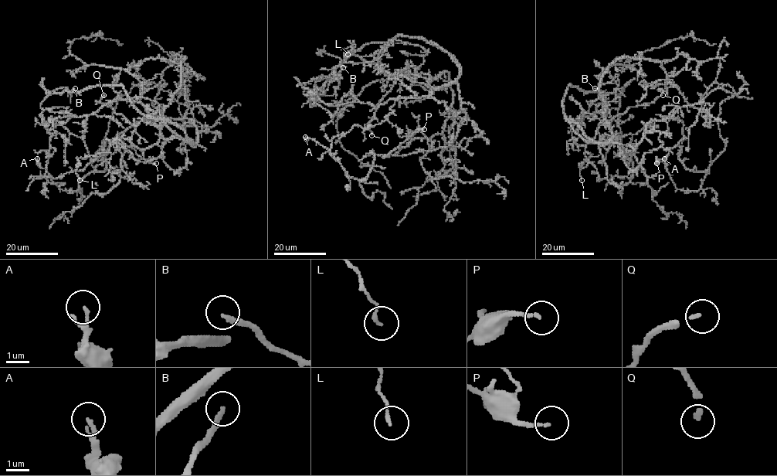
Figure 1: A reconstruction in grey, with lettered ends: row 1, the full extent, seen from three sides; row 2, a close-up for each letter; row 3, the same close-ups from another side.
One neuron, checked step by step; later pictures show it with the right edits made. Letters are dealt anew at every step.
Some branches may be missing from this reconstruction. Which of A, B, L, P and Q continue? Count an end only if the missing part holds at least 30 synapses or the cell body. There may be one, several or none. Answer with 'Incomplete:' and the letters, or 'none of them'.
Incomplete: B, Q

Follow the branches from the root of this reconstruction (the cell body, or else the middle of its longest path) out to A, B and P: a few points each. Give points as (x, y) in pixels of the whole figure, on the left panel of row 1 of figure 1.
A: (181, 138), (198, 140), (188, 119), (134, 122), (105, 142), (105, 170), (76, 191), (37, 158)
B: (181, 138), (191, 142), (174, 124), (143, 115), (121, 86), (47, 93), (66, 87), (70, 94), (75, 88)
P: (181, 138), (193, 146), (198, 140), (195, 126), (188, 119), (134, 122), (118, 136), (142, 158), (156, 163)

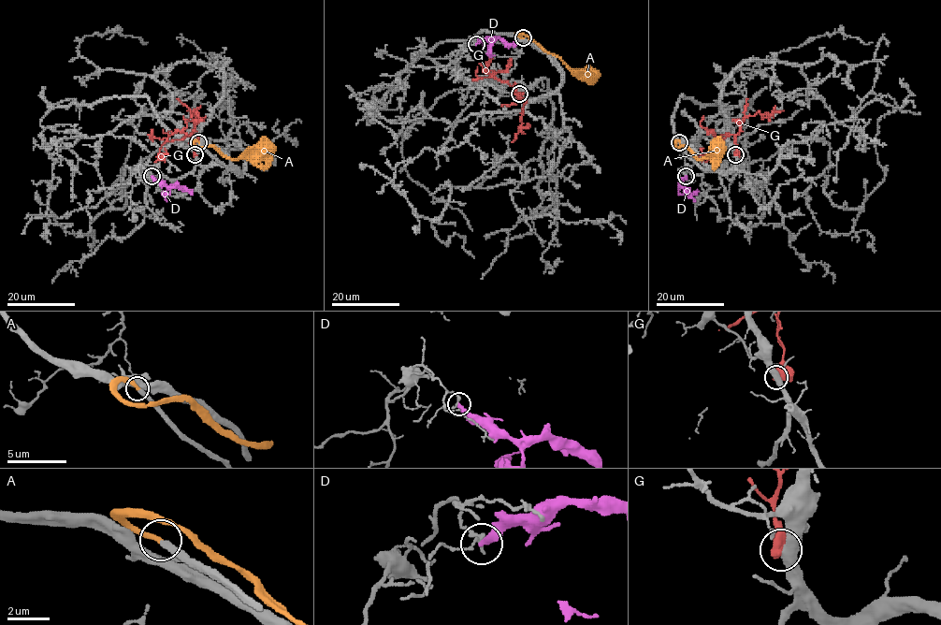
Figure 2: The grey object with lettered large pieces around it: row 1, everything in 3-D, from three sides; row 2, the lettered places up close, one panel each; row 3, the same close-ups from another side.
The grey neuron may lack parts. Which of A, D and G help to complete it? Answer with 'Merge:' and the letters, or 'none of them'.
Merge: A

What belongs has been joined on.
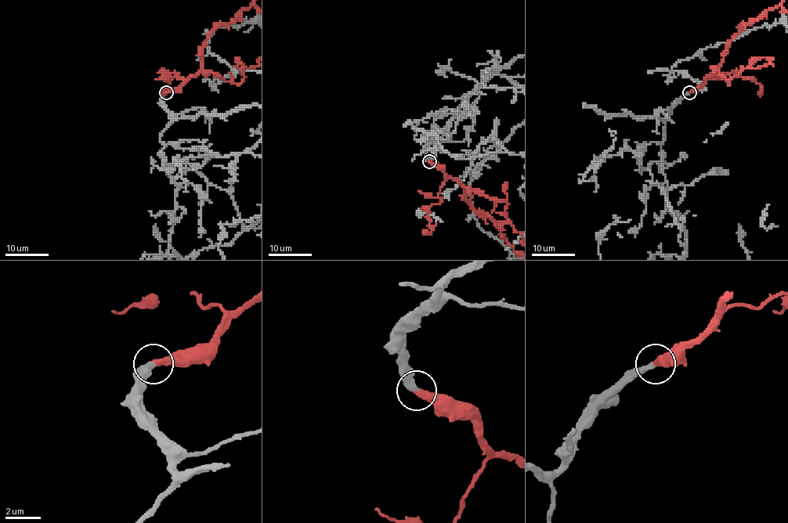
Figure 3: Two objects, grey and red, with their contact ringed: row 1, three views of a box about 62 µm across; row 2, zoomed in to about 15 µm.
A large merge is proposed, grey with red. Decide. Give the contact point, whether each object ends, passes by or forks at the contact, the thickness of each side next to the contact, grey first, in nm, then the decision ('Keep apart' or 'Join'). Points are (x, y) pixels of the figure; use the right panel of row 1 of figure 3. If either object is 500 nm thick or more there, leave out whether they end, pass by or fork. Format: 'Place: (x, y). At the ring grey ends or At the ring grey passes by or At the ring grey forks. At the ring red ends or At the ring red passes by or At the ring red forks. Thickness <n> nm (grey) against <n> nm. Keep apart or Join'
Place: (689, 92). At the ring grey ends. At the ring red ends. Thickness 360 nm (grey) against 400 nm. Join

